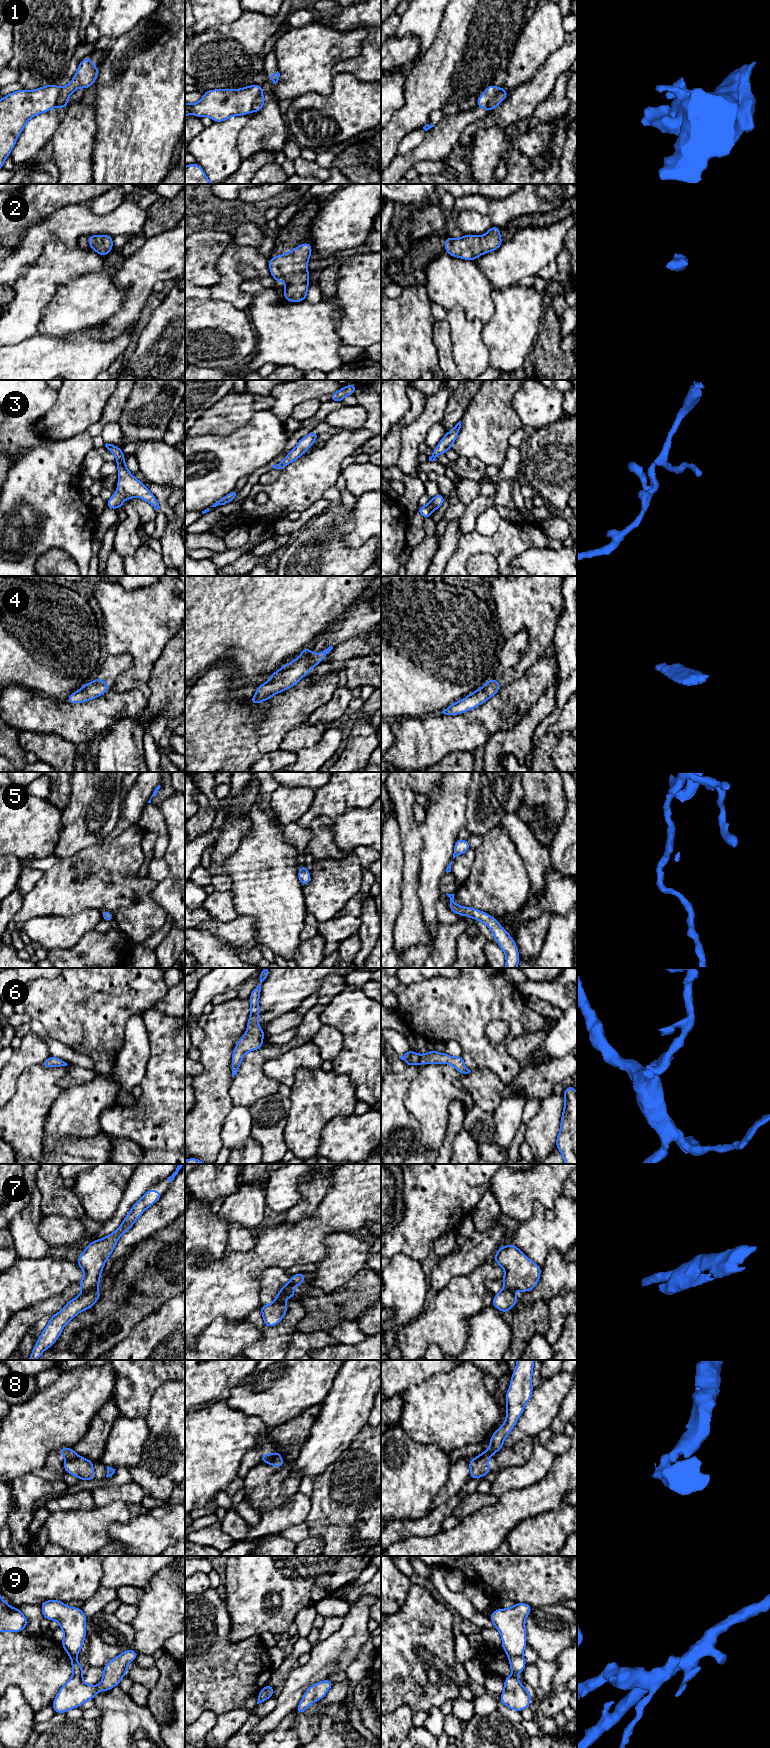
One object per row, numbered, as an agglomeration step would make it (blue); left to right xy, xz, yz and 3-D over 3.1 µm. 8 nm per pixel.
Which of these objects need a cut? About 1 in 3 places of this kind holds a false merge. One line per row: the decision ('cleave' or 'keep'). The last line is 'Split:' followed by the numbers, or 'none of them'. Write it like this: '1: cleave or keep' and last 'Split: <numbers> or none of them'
1: cleave
2: keep
3: keep
4: keep
5: keep
6: keep
7: cleave
8: cleave
9: cleave
Split: 1, 7, 8, 9

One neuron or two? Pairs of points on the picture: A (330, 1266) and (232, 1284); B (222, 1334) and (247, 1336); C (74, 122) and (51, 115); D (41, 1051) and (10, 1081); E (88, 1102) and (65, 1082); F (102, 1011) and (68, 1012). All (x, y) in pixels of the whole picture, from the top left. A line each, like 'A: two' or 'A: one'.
A: two
B: one
C: two
D: one
E: two
F: one

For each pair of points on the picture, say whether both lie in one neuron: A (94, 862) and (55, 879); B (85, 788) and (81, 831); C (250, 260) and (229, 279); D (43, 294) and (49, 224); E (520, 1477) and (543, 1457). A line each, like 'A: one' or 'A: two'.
A: one
B: one
C: one
D: two
E: one

